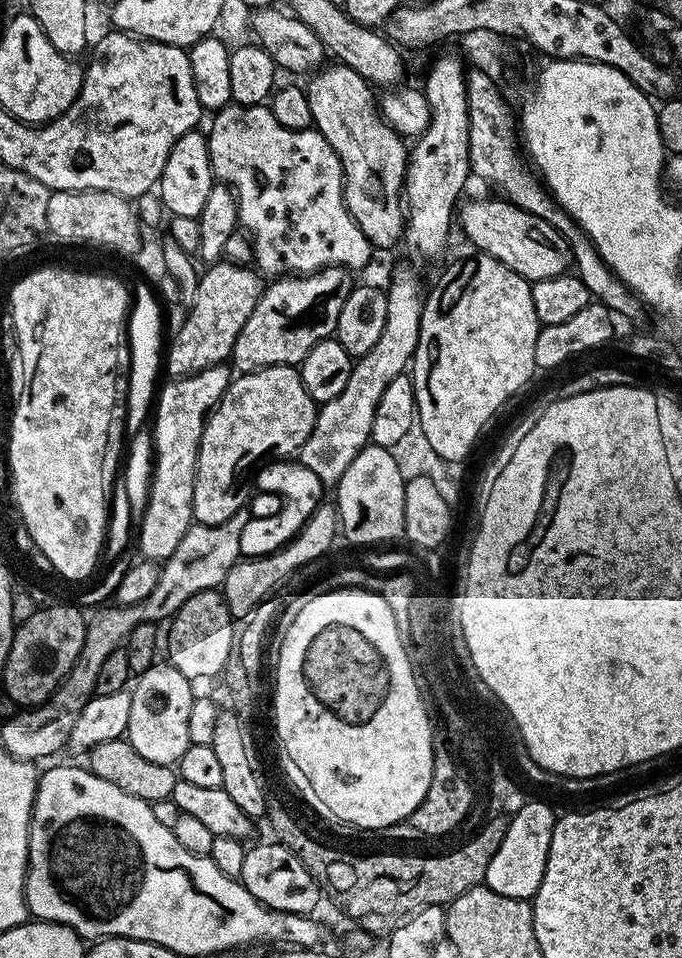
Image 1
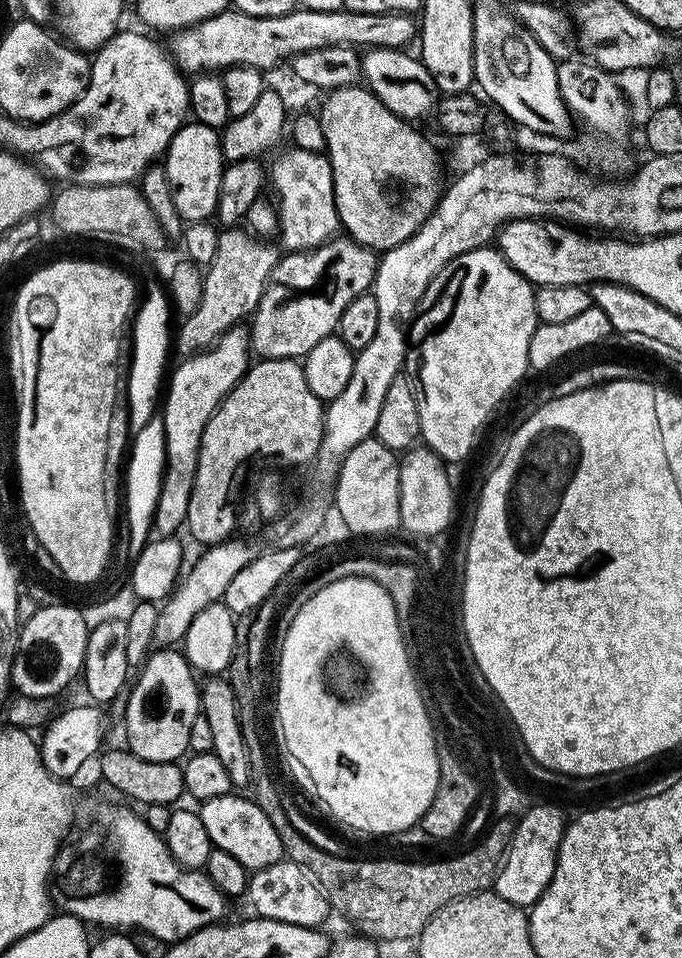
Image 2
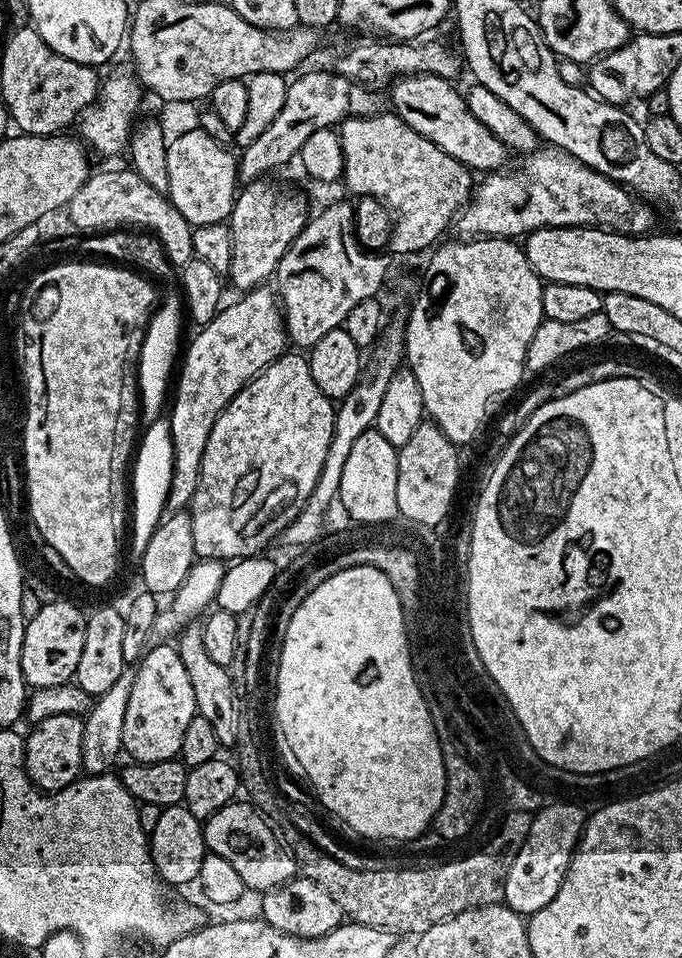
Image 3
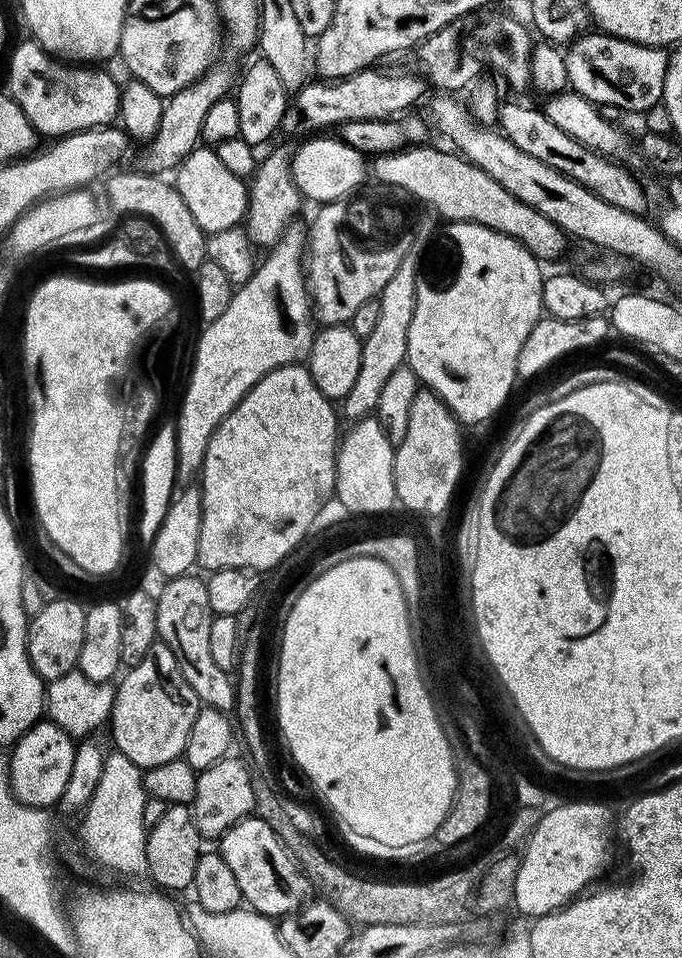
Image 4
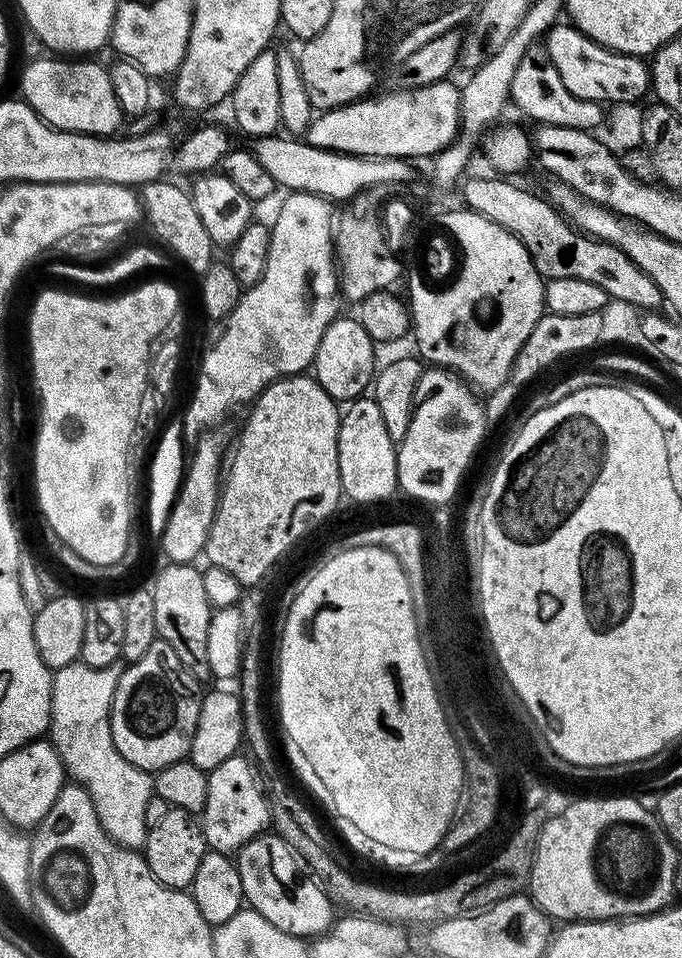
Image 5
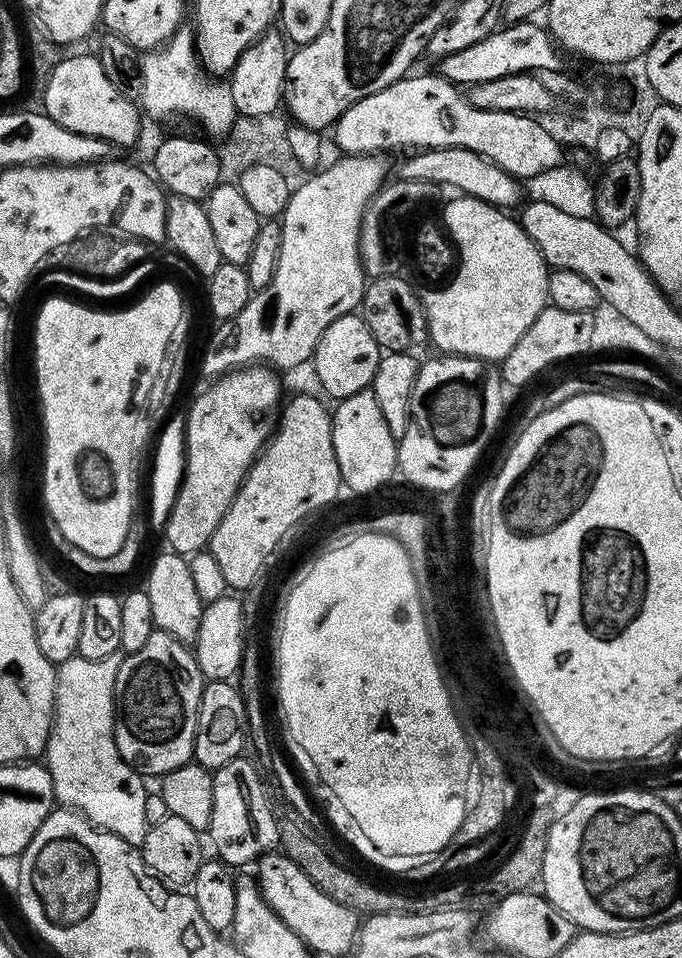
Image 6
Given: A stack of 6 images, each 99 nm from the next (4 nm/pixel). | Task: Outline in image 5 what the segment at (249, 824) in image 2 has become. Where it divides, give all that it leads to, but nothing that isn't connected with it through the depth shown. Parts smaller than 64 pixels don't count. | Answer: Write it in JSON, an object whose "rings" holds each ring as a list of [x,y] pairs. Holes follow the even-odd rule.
{"rings":[[[255,836],[241,846],[234,859],[238,874],[242,878],[242,890],[247,907],[257,911],[278,930],[296,937],[315,938],[332,927],[332,901],[319,883],[311,875],[306,874],[296,853],[281,836]]]}

